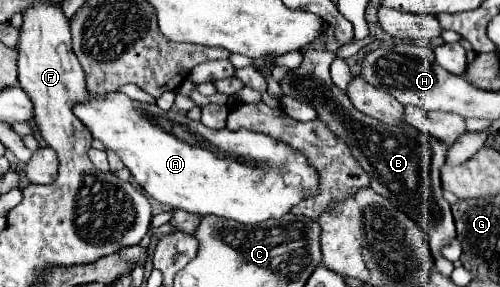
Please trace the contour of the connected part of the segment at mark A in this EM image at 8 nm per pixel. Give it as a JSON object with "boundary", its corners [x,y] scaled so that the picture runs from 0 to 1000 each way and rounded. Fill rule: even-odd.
{"boundary":[[[246,321],[182,328],[178,348],[146,369],[146,397],[178,446],[190,488],[206,495],[210,523],[230,530],[246,557],[250,585],[302,690],[338,711],[342,725],[374,732],[398,753],[430,746],[482,780],[514,780],[538,760],[562,760],[610,683],[634,662],[634,606],[610,544],[586,530],[574,502],[554,495],[530,467],[498,453],[462,460],[454,446],[422,453],[402,425],[378,418],[366,390],[330,390],[314,362],[262,348]]]}

